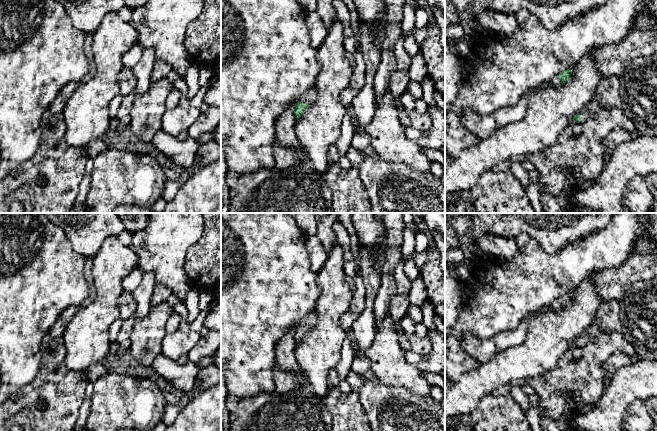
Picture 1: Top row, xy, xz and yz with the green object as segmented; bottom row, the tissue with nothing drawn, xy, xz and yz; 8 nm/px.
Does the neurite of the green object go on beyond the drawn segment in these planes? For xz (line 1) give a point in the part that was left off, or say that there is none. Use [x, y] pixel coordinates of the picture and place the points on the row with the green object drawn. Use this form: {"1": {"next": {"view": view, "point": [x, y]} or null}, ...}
{"1": {"next": {"view": "xz", "point": [311, 95]}}}

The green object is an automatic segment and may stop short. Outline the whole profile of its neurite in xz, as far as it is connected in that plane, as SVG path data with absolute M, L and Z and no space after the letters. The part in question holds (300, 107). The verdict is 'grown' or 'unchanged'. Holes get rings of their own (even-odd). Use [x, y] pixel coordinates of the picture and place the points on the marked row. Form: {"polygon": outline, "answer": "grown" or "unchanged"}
{"polygon": "M313 87L308 90L306 94L295 104L294 115L298 120L304 113L304 111L316 100L317 92Z", "answer": "grown"}

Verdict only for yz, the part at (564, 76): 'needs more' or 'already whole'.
needs more

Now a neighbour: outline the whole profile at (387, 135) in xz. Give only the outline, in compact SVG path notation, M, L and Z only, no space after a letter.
M390 90L377 101L375 114L365 131L380 158L430 172L431 161L423 148L406 137L406 127L400 121Z

